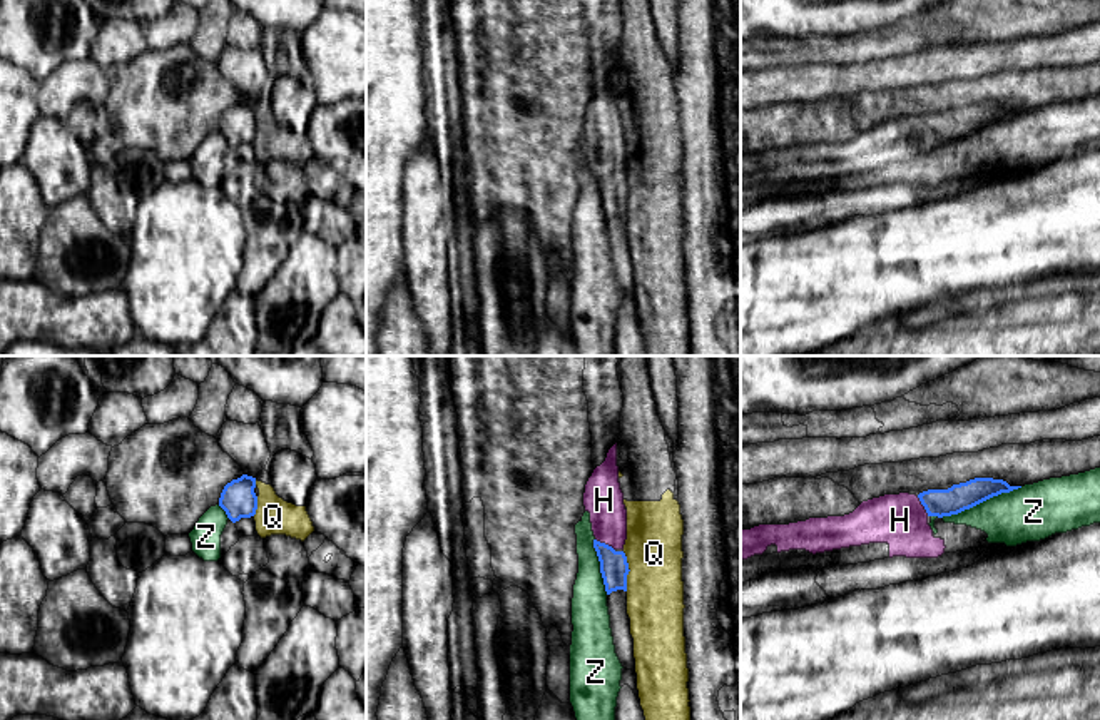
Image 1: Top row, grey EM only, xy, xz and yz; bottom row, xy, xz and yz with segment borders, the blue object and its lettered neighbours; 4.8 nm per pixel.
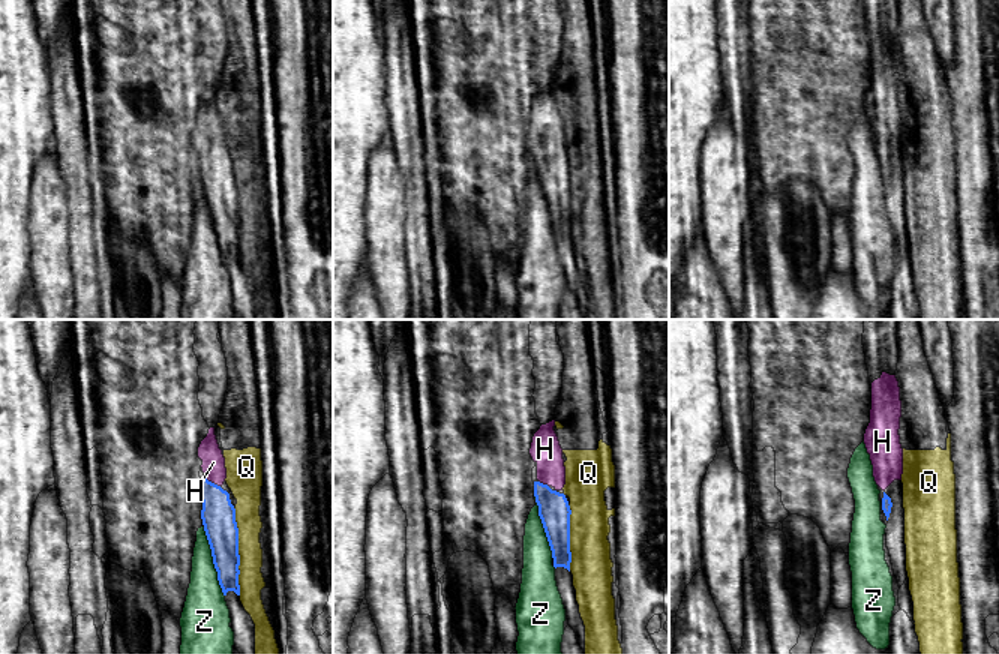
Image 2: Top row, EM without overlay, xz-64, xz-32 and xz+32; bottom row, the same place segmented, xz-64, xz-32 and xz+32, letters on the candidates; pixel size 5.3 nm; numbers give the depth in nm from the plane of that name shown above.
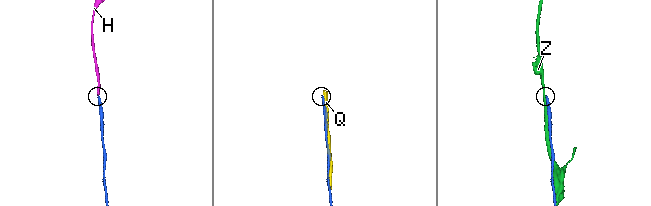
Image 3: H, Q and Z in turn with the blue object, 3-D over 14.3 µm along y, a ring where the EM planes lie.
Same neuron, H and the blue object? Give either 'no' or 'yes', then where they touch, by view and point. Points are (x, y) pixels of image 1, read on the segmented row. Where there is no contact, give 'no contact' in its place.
yes; contact xz (604, 543)

